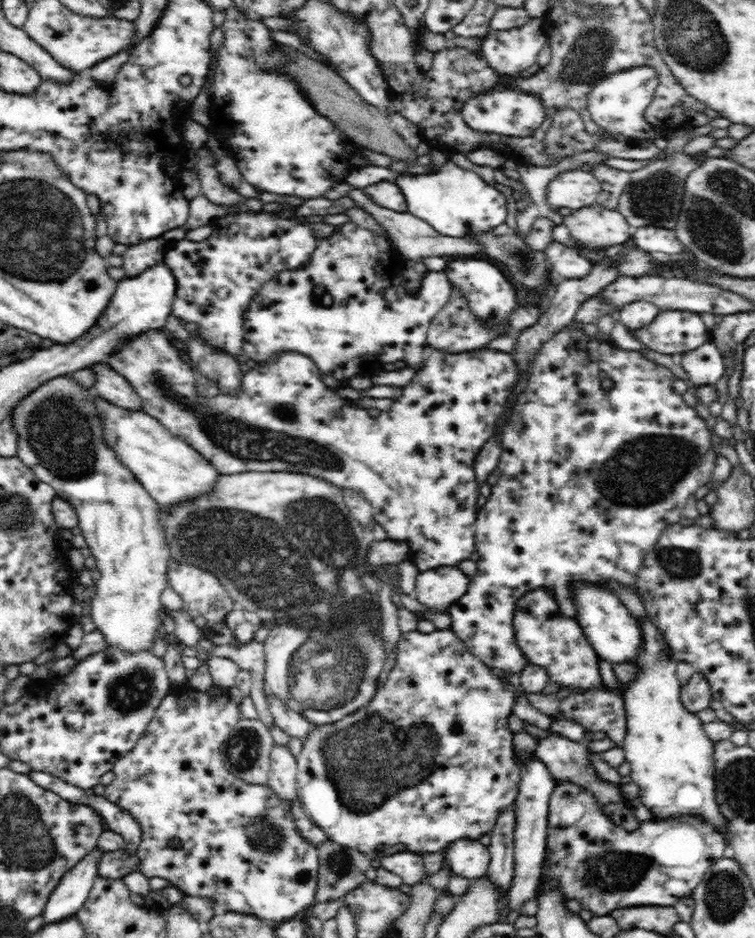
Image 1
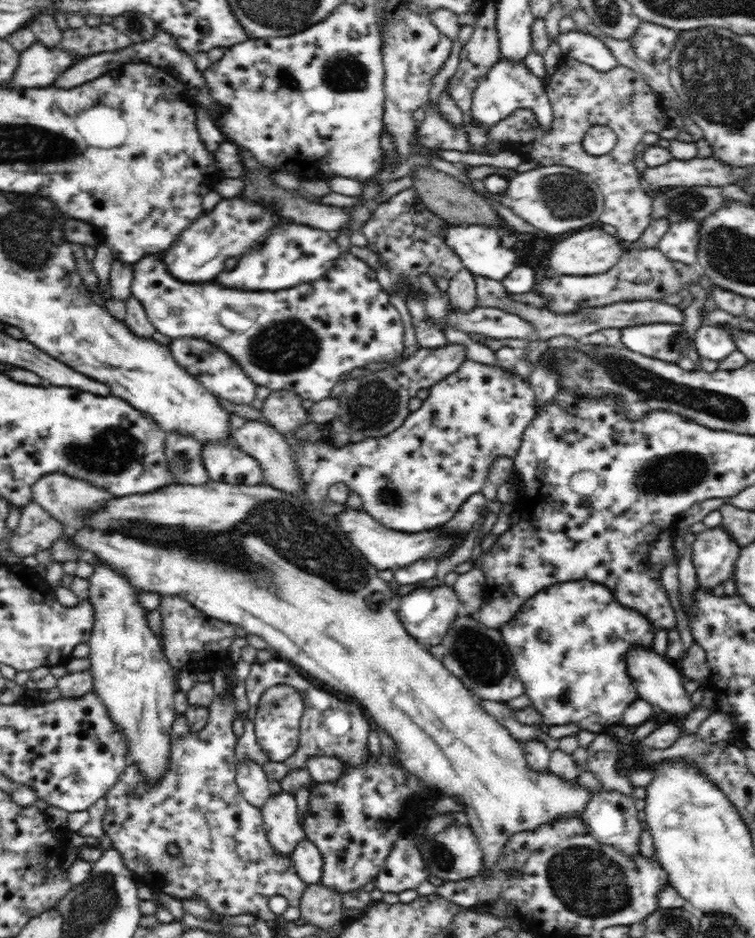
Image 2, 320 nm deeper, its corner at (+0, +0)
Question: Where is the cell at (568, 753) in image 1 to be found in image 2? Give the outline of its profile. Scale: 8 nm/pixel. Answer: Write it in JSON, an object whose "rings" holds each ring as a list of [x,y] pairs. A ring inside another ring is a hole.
{"rings":[[[601,788],[590,791],[592,798],[580,817],[586,832],[600,844],[616,847],[620,853],[628,857],[636,857],[640,853],[639,841],[643,830],[640,827],[641,813],[634,805],[634,797],[626,796],[621,792],[608,792]]]}

